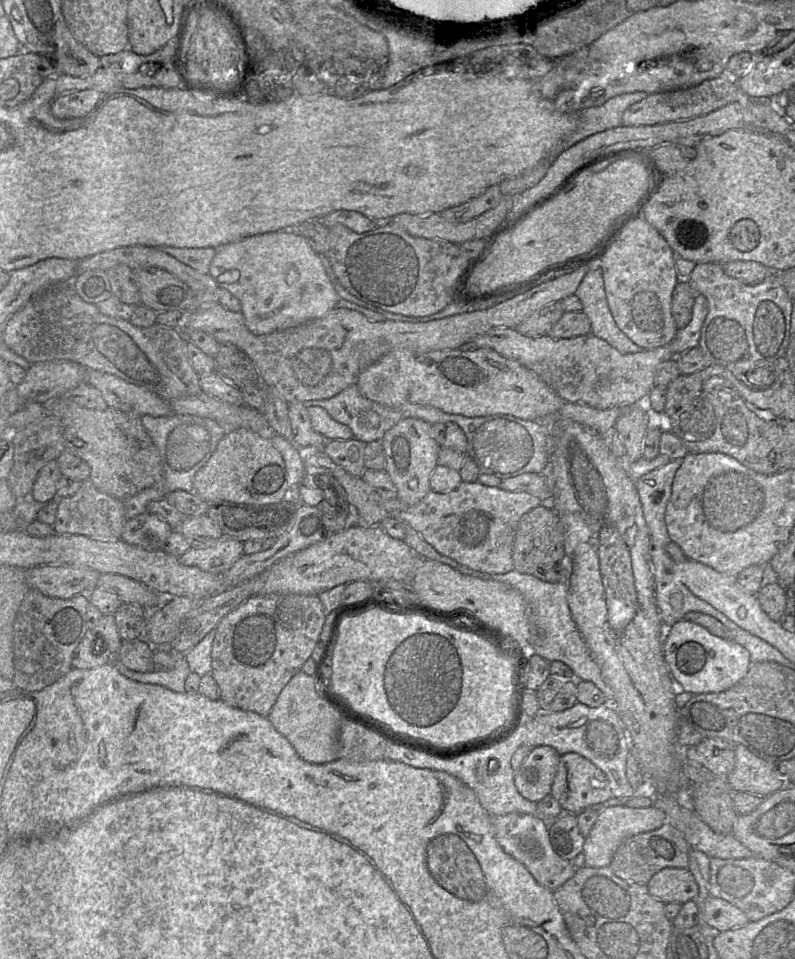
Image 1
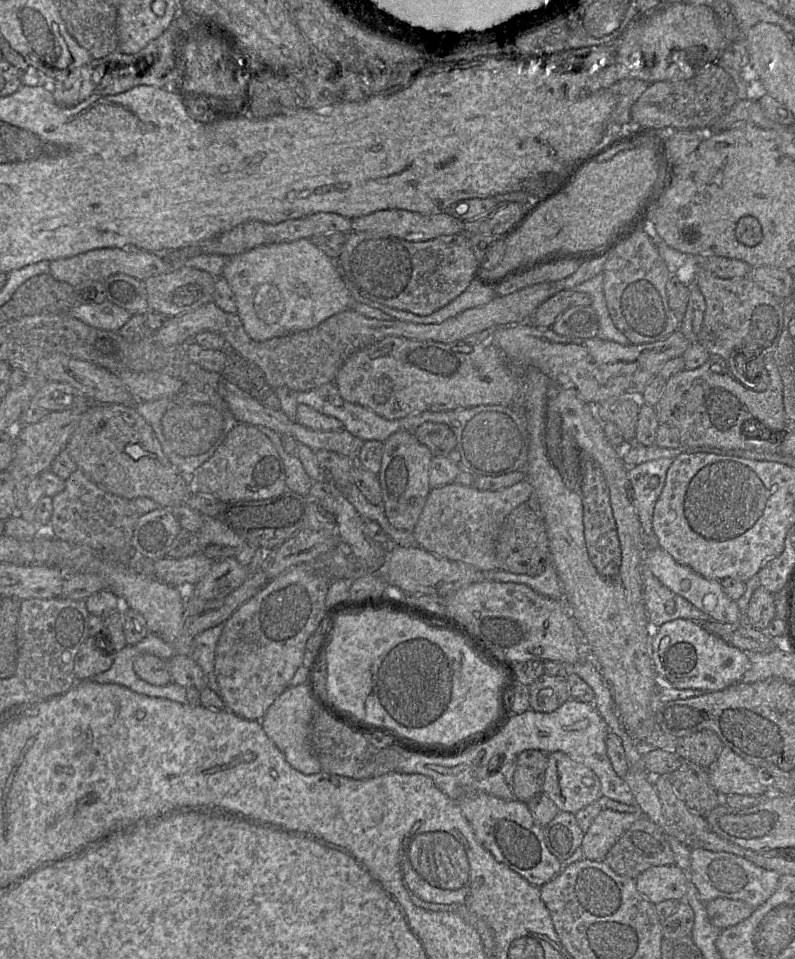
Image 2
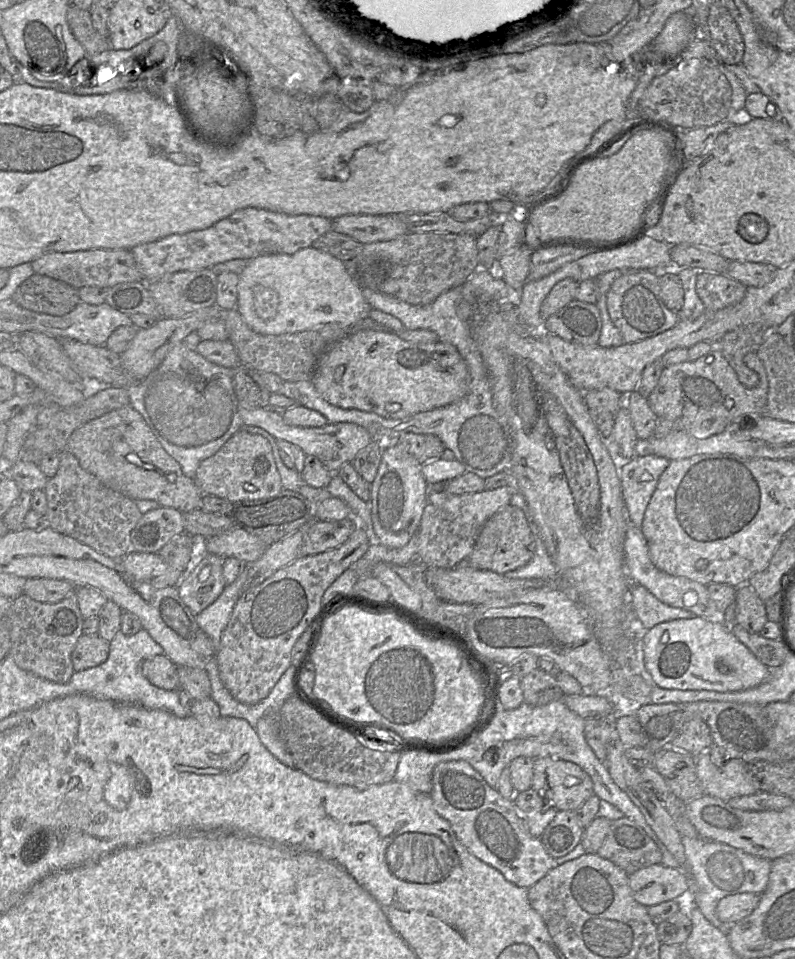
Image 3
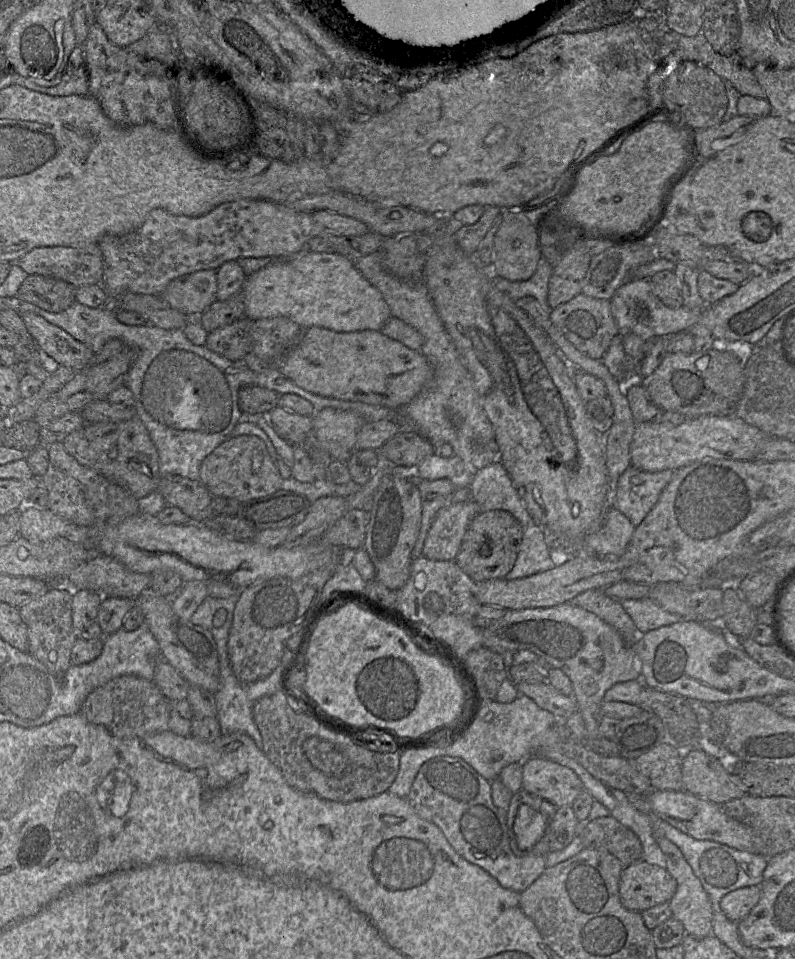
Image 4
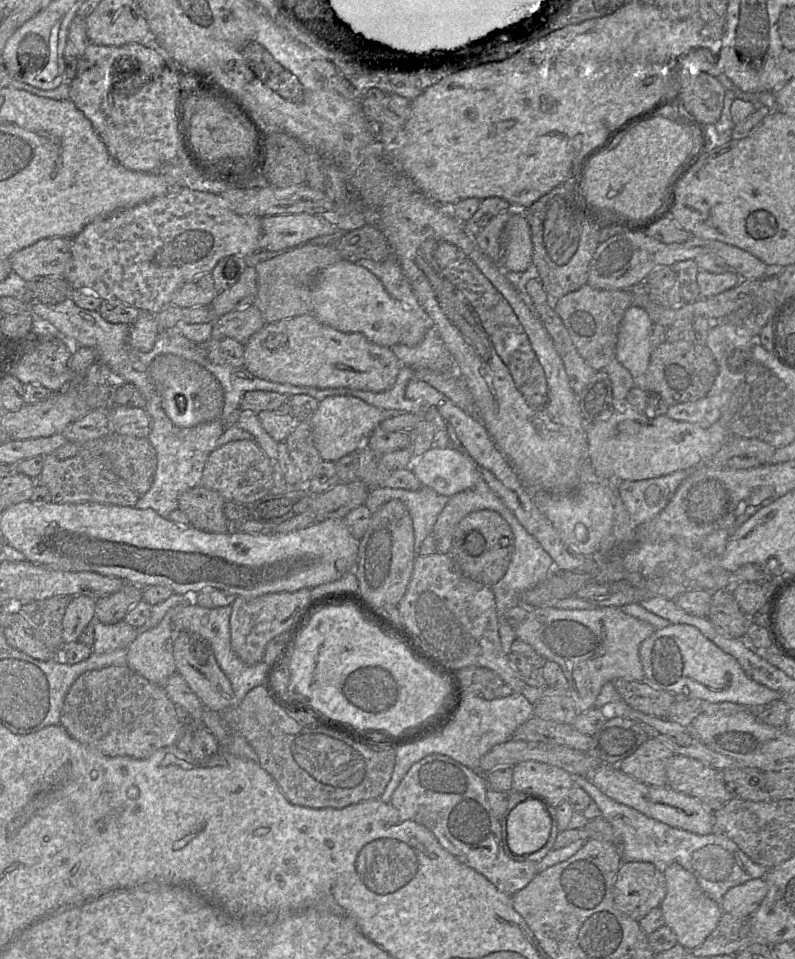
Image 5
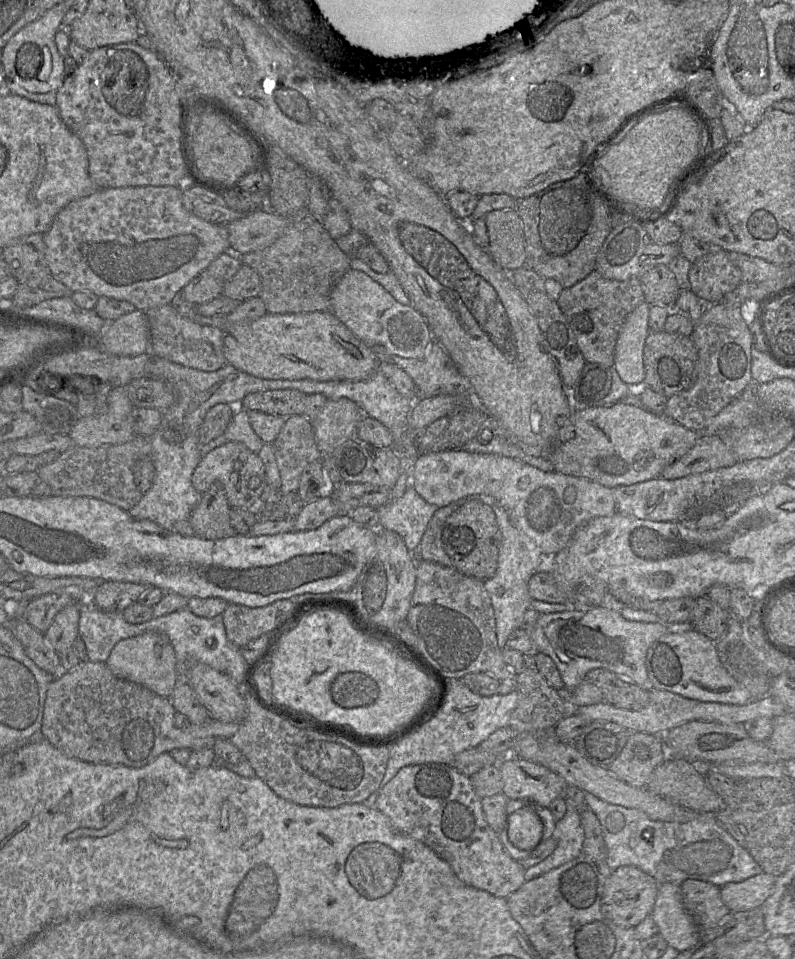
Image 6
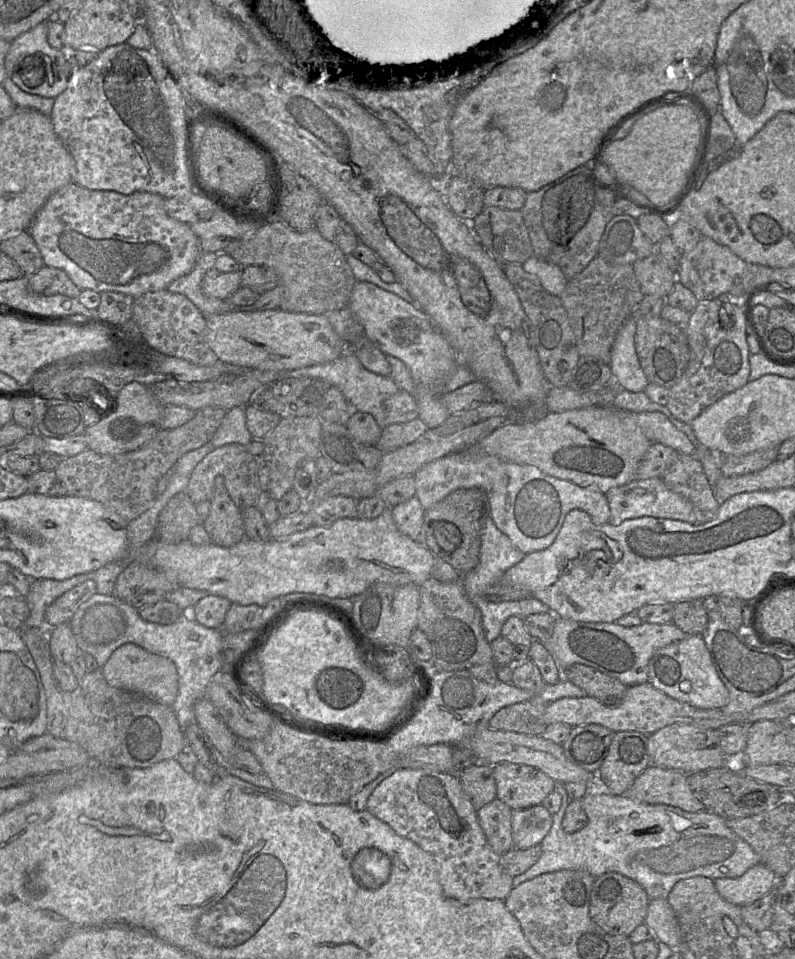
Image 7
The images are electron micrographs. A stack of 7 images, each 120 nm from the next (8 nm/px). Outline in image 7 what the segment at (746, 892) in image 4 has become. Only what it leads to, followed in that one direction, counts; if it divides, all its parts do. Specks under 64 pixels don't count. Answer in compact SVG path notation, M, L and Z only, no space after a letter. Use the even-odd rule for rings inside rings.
M759 863L738 878L720 878L713 882L726 901L743 907L773 892L778 880L772 870Z

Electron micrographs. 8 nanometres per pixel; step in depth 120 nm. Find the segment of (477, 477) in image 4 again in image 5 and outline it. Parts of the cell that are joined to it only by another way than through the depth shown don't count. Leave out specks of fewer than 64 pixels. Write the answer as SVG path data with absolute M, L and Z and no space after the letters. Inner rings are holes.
M483 478L474 486L450 497L435 522L432 534L435 539L436 552L447 554L451 549L452 538L458 523L468 514L478 510L506 510L518 523L514 514L501 499L489 488Z

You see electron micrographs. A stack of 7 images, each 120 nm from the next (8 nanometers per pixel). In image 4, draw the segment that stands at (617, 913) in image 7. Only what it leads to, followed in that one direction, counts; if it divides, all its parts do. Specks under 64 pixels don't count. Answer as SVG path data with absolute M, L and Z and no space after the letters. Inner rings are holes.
M643 860L623 868L619 895L623 906L644 912L656 905L668 903L677 890L677 881L667 871Z

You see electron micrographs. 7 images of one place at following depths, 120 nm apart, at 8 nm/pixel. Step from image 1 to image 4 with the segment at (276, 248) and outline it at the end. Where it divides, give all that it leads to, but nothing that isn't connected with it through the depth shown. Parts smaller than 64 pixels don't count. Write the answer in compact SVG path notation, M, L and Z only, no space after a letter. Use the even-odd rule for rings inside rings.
M306 248L293 257L273 259L248 275L242 291L244 317L250 320L281 316L303 329L317 326L336 332L354 332L380 331L391 317L381 292L360 274L351 260Z

